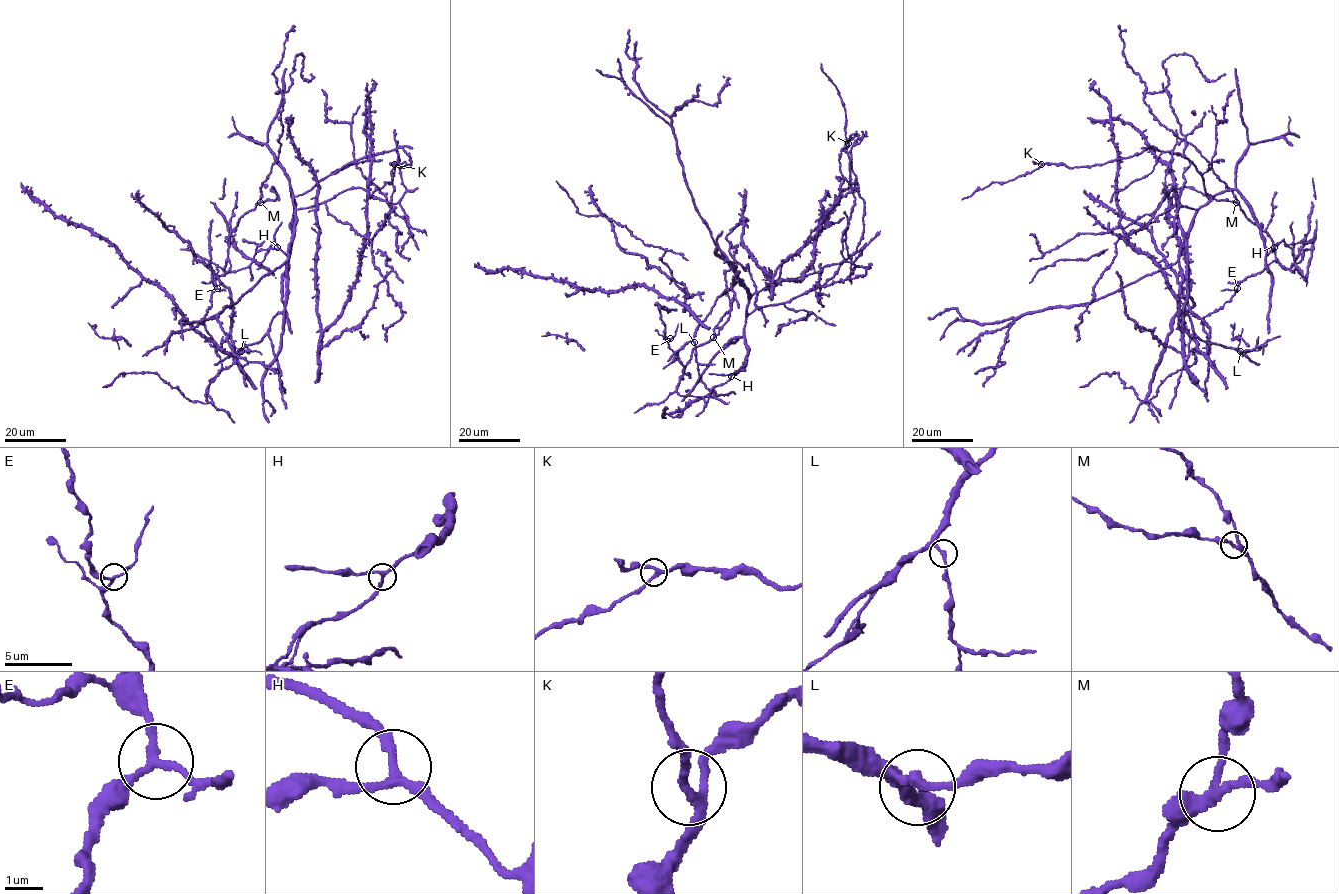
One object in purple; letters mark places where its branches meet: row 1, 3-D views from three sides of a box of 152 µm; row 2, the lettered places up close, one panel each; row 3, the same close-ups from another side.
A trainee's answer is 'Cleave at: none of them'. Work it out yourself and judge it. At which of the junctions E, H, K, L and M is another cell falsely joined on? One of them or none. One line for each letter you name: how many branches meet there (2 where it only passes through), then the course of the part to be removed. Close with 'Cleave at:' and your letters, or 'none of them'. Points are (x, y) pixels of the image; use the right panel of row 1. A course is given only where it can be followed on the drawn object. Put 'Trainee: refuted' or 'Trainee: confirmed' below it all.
E: 3 | (1237, 288), (1221, 290)
Cleave at: E
Trainee: refuted

